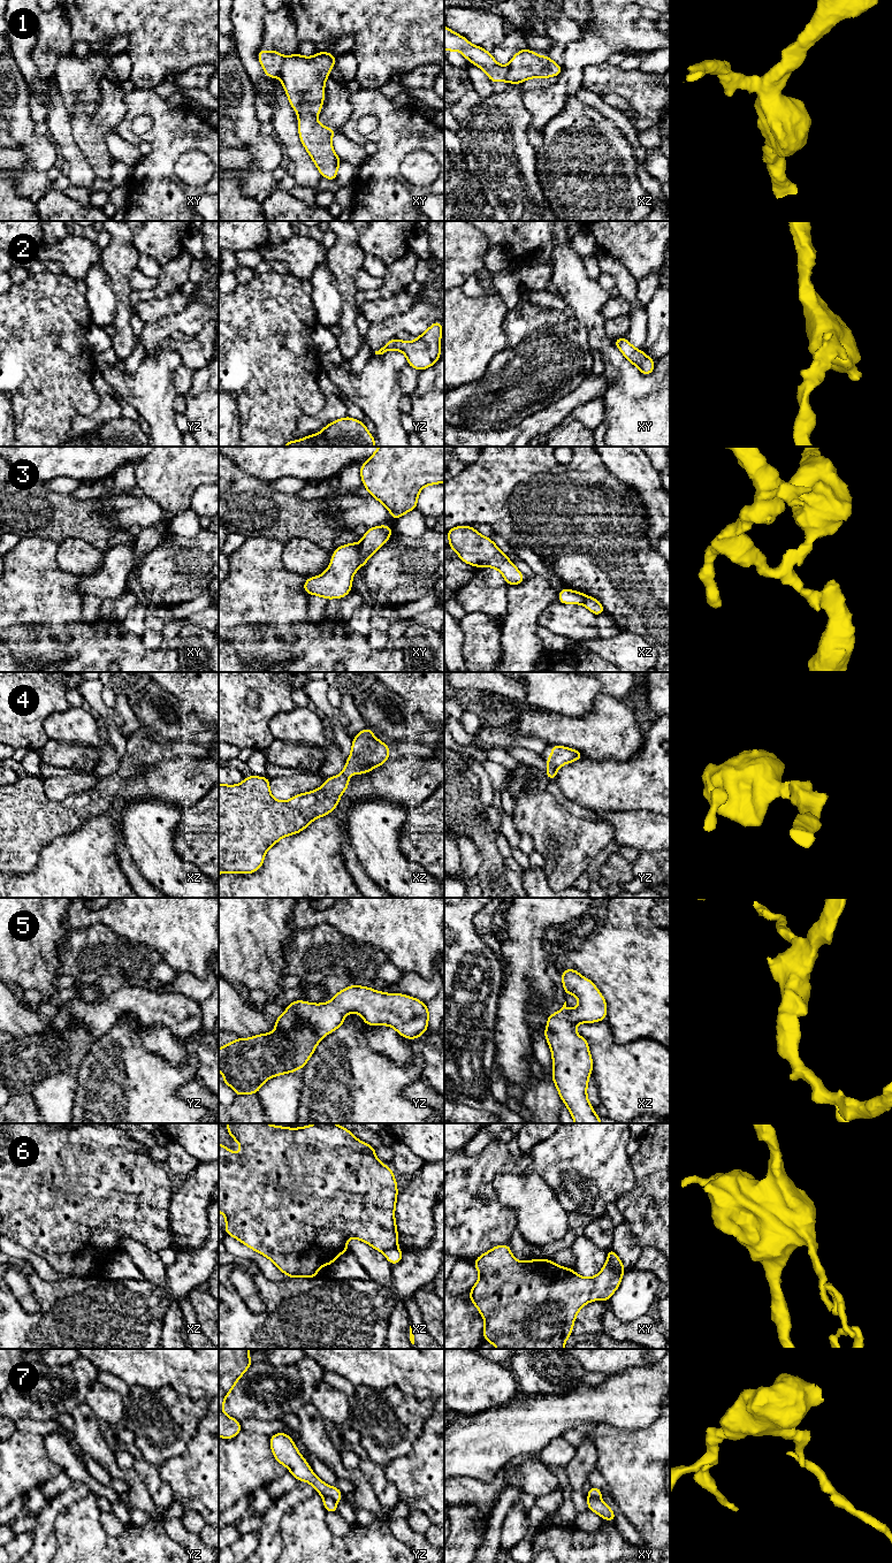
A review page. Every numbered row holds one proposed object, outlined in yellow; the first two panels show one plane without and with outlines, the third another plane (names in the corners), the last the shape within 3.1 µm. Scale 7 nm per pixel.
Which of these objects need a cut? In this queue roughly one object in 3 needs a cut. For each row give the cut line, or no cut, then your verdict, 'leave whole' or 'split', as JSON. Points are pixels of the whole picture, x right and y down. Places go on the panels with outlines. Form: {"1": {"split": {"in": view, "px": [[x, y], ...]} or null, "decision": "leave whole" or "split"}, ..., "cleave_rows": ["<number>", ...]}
{"1": {"split": {"in": "xy", "px": [[284, 58], [279, 75]]}, "decision": "split"}, "2": {"split": null, "decision": "leave whole"}, "3": {"split": {"in": "xy", "px": [[358, 543], [360, 566]]}, "decision": "split"}, "4": {"split": null, "decision": "leave whole"}, "5": {"split": null, "decision": "leave whole"}, "6": {"split": {"in": "xy", "px": [[608, 1256], [614, 1270], [620, 1276]]}, "decision": "split"}, "7": {"split": {"in": "yz", "px": [[323, 1495], [332, 1496], [336, 1501]]}, "decision": "split"}, "cleave_rows": ["1", "3", "6", "7"]}

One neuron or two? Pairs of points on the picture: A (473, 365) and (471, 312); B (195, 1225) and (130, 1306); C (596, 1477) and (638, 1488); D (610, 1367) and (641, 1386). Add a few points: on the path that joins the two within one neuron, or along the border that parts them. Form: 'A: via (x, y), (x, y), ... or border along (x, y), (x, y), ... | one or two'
A: via (472, 352), (471, 325) | one
B: border along (203, 1242), (196, 1248), (177, 1253) | two
C: border along (596, 1469), (608, 1484), (614, 1497) | two
D: border along (646, 1366), (633, 1366), (609, 1375) | two

